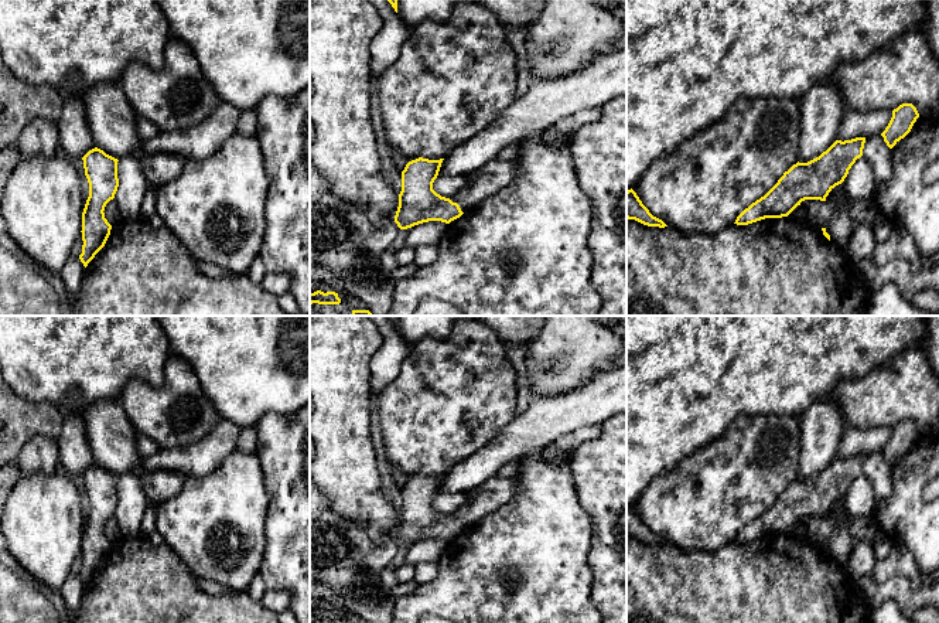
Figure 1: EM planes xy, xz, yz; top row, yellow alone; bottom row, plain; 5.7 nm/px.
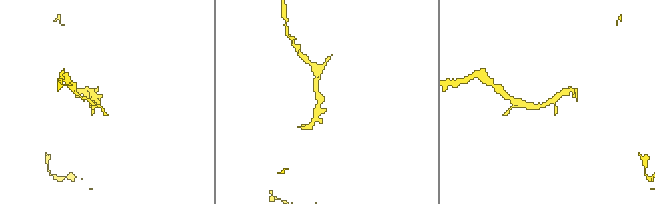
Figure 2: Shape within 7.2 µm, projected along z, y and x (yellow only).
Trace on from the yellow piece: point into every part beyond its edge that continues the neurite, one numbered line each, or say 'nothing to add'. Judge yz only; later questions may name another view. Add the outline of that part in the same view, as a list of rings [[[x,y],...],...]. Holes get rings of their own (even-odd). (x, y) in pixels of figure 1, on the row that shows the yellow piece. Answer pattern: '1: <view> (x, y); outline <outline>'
nothing to add

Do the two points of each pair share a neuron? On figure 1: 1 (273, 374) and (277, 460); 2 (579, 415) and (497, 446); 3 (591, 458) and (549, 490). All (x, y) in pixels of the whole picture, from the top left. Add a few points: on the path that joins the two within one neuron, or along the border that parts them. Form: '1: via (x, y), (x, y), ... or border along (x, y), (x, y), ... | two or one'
1: border along (294, 412), (267, 412), (255, 428) | two
2: via (559, 415), (547, 418), (538, 428), (516, 439) | one
3: border along (570, 453), (572, 480), (580, 504) | two

